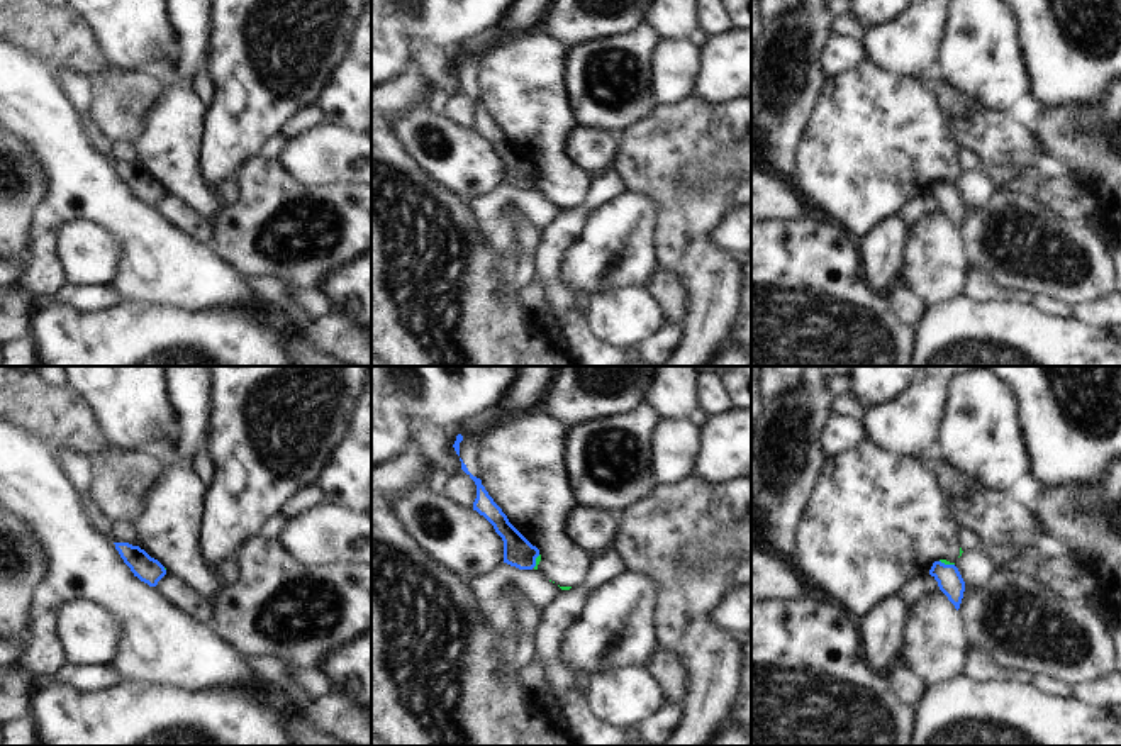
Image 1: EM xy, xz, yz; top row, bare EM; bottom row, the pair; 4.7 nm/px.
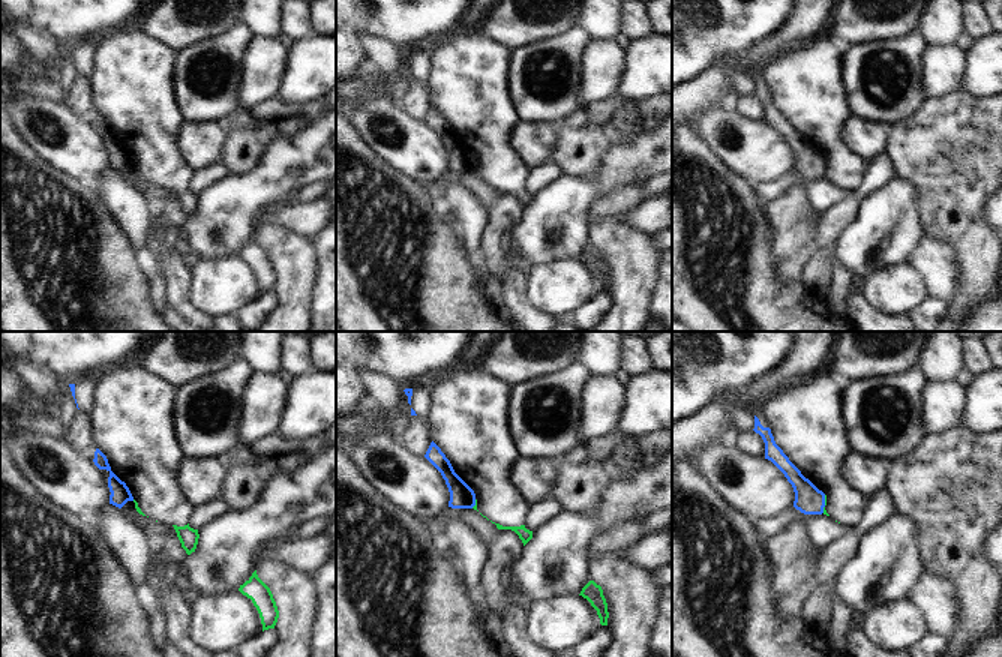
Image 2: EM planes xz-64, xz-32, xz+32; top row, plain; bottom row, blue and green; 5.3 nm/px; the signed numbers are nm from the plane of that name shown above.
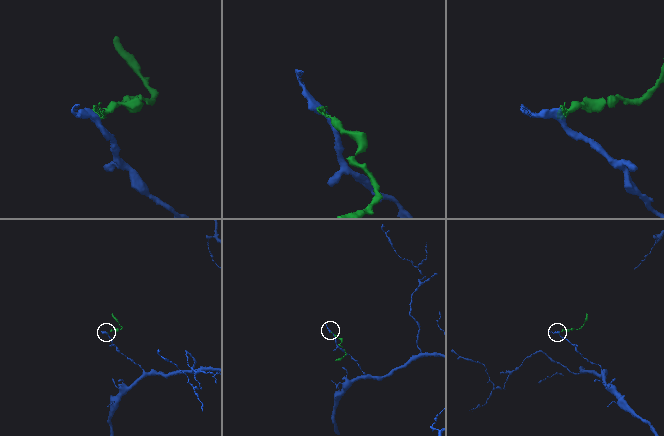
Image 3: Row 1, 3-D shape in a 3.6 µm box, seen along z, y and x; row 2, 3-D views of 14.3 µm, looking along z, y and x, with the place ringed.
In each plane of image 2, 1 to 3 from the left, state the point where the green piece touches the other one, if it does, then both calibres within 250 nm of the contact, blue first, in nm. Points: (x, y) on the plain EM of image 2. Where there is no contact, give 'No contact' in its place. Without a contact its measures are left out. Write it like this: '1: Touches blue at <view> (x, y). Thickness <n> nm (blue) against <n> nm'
1: No contact
2: Touches blue at xz-32 (474, 168). Thickness 130 nm (blue) against 20 nm
3: Touches blue at xz+32 (824, 168). Thickness 160 nm (blue) against 20 nm

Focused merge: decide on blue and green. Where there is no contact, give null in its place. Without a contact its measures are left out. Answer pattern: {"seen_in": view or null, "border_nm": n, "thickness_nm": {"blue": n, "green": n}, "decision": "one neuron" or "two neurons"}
{"seen_in": "yz", "border_nm": 80, "thickness_nm": {"blue": 120, "green": 20}, "decision": "two neurons"}

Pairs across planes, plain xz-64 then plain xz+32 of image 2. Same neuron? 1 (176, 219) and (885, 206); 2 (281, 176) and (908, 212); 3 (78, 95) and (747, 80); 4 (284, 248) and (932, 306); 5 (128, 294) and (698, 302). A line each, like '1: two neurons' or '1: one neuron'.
1: two neurons
2: one neuron
3: two neurons
4: two neurons
5: one neuron

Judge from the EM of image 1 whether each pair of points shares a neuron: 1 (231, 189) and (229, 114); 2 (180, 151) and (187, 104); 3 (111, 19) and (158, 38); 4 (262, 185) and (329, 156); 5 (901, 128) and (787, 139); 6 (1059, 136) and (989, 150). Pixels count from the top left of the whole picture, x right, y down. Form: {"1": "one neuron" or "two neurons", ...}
{"1": "two neurons", "2": "one neuron", "3": "one neuron", "4": "two neurons", "5": "two neurons", "6": "two neurons"}

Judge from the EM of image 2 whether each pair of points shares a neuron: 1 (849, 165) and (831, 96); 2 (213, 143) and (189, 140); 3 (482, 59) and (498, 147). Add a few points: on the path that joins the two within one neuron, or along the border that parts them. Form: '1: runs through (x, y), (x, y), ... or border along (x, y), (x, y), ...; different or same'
1: runs through (834, 149), (831, 146), (831, 113); same
2: runs through (207, 143), (195, 140); same
3: runs through (482, 81), (485, 125); same

